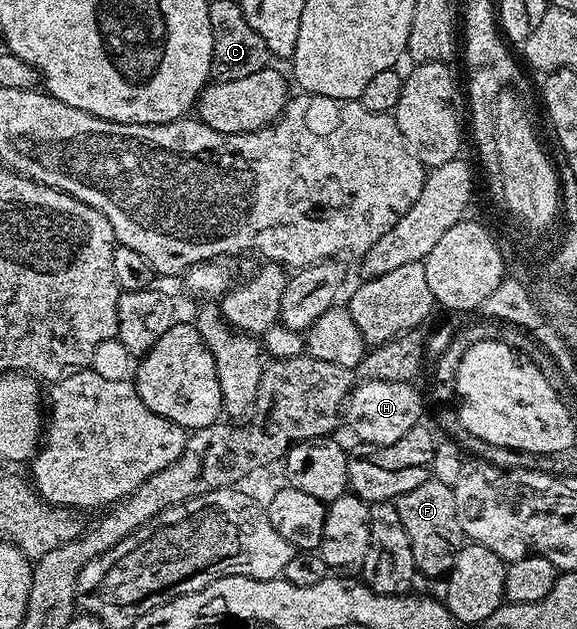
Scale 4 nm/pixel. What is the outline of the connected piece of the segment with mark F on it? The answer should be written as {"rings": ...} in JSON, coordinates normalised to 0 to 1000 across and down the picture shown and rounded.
{"rings":[[[745,758],[737,769],[723,769],[716,782],[702,782],[683,793],[683,801],[709,852],[709,871],[716,871],[721,908],[740,919],[766,921],[780,913],[792,878],[799,878],[806,866],[802,841],[799,833],[792,833],[792,801],[785,795],[782,773]]]}

